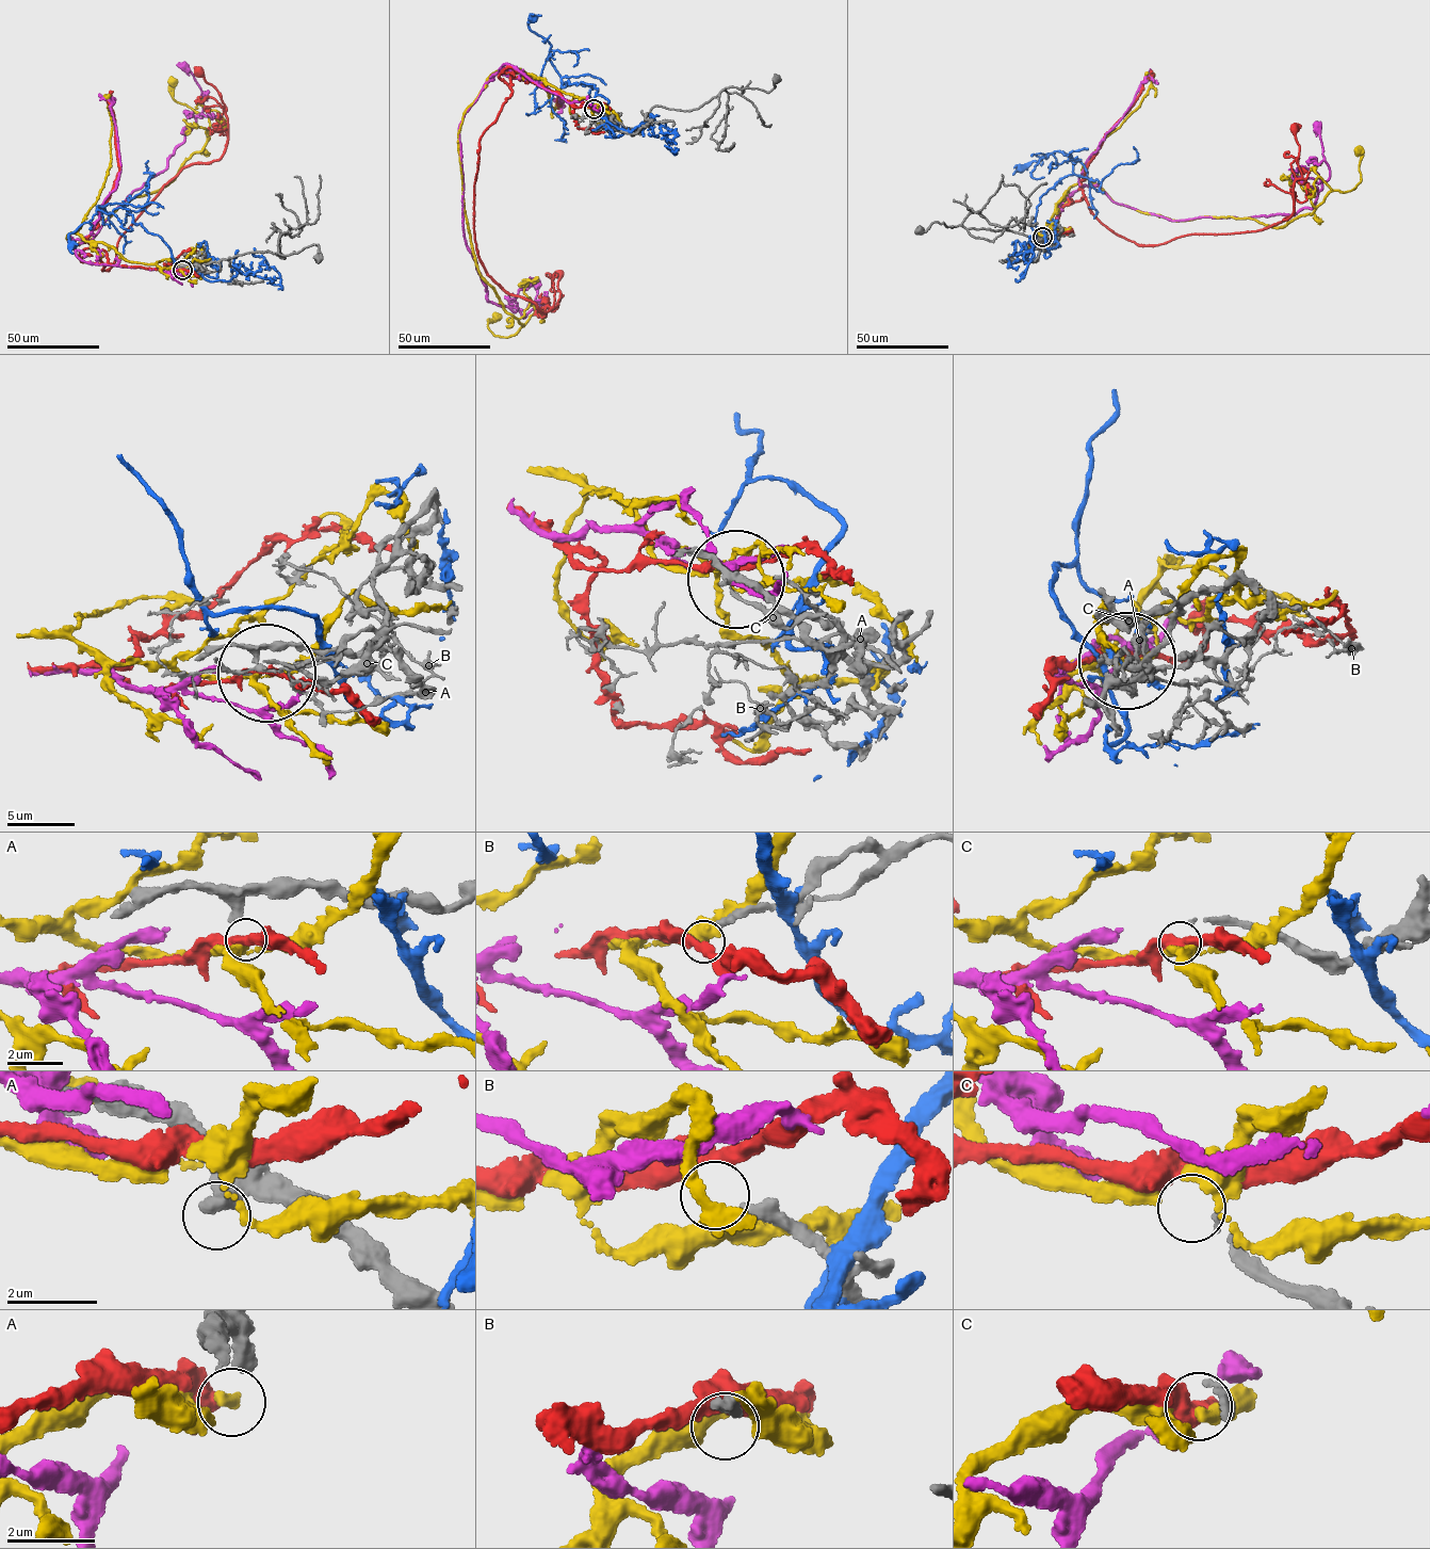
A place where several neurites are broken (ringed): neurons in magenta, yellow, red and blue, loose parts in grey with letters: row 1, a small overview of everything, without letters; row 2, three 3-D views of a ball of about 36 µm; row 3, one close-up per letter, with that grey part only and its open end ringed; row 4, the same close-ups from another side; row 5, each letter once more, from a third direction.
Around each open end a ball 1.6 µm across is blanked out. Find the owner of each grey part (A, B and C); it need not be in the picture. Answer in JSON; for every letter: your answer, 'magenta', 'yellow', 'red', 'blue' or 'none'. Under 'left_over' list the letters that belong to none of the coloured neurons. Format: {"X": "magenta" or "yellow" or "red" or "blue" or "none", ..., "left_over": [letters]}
{"A": "none", "B": "none", "C": "red", "left_over": ["A", "B"]}

